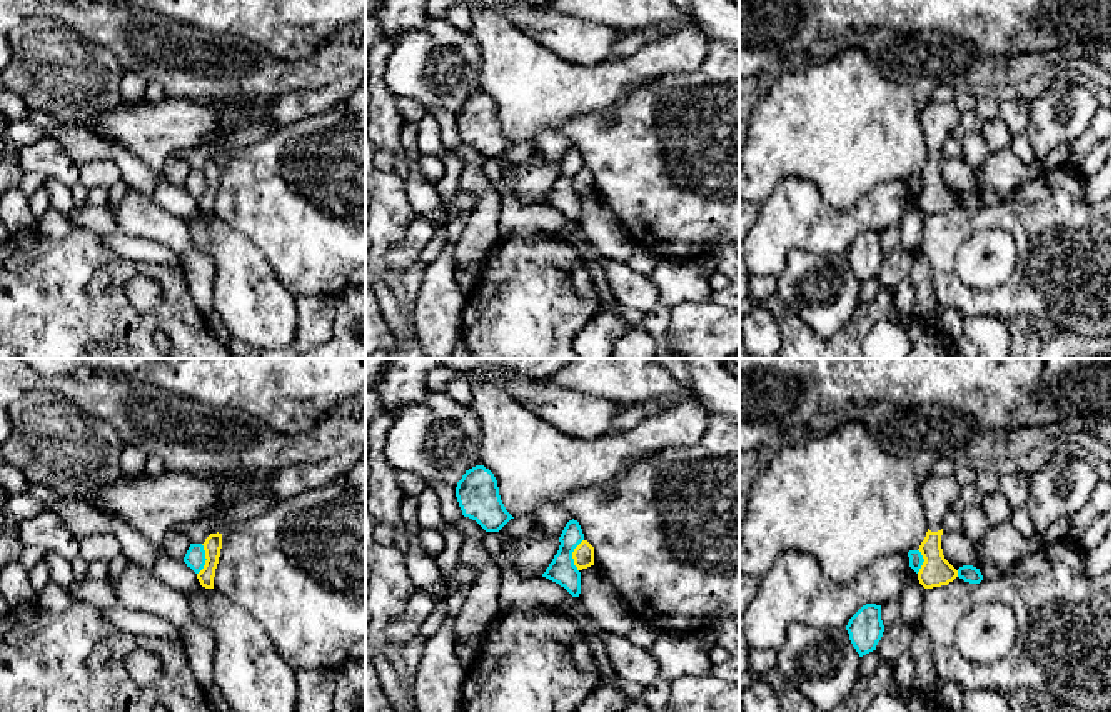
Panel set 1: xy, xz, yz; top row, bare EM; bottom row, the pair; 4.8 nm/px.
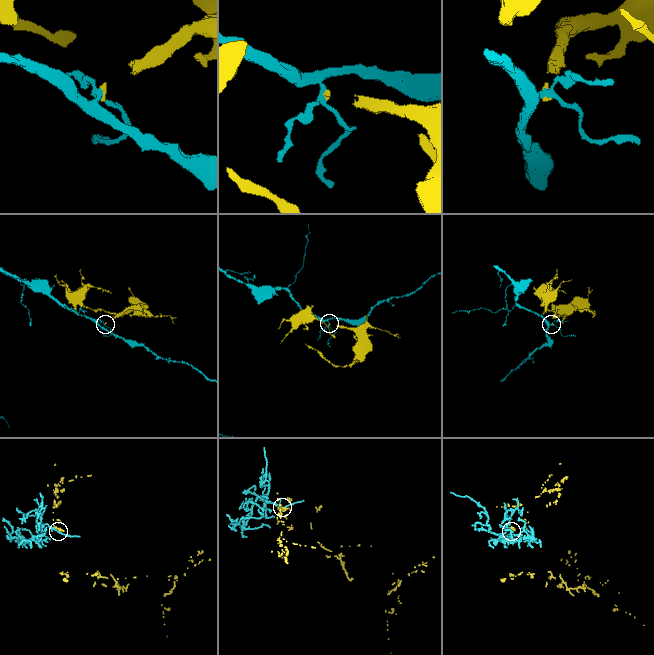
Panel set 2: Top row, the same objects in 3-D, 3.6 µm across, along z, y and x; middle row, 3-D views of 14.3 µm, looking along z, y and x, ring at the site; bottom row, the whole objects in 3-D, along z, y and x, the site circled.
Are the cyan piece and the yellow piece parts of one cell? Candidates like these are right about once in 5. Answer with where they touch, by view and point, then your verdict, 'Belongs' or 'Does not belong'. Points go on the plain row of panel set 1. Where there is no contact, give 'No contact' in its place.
Touches cyan at xz (571, 182). Does not belong

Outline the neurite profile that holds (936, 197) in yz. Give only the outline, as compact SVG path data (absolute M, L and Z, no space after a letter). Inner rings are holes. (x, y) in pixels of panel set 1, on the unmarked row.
M929 100L919 110L919 122L926 138L928 158L919 172L924 185L918 207L924 215L948 212L958 203L958 197L944 185L941 175L943 145L958 128L961 112L954 102L941 103Z

